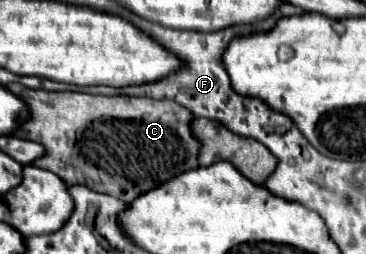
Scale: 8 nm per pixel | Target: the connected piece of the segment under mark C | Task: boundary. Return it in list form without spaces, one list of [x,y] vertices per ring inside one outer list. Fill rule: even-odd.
[[[23,88],[19,96],[27,102],[33,120],[25,122],[17,130],[17,136],[43,144],[47,154],[39,158],[35,166],[59,174],[69,184],[87,184],[95,192],[131,202],[151,188],[199,166],[199,140],[191,130],[195,116],[173,100],[137,96],[97,98],[81,92],[47,92],[29,88]]]

